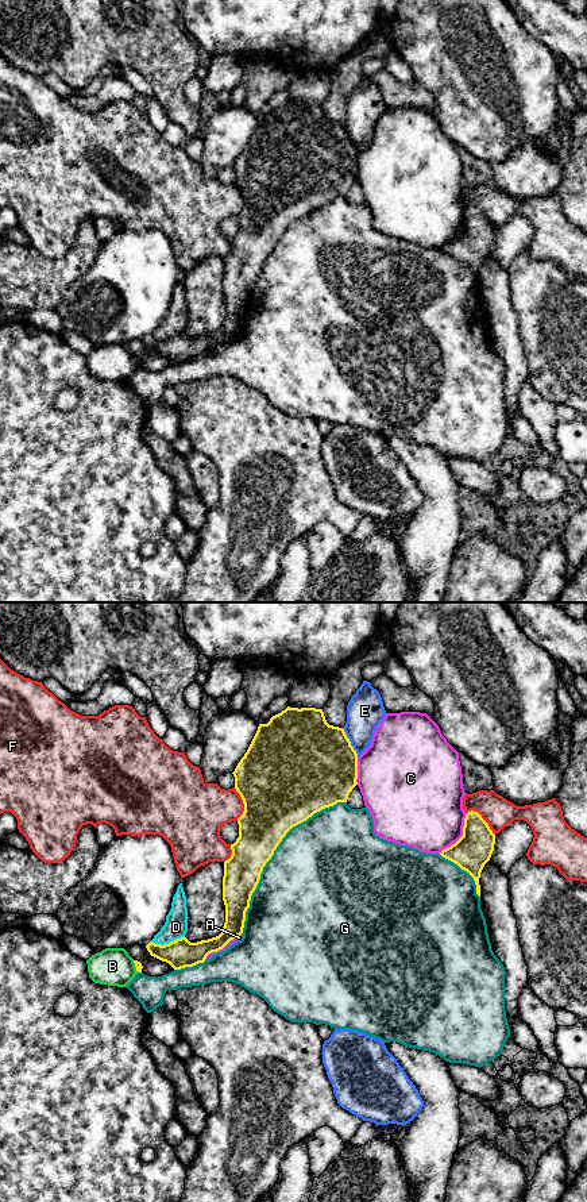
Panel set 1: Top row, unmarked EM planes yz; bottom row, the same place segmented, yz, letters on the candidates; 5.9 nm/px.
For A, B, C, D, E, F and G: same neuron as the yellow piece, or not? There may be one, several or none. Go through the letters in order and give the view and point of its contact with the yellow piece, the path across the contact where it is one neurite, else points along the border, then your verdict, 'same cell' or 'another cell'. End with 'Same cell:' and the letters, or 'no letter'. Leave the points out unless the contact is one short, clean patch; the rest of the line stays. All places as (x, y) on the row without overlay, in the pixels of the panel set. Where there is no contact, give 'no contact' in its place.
A: yz (221, 343) | along yz (240, 328), (204, 354) | another cell
B: yz (135, 361) | another cell
C: yz (462, 231) | another cell
D: yz (169, 338) | another cell
E: yz (350, 138) | another cell
F: yz (243, 197) | another cell
G: yz (273, 249) | another cell
Same cell: no letter

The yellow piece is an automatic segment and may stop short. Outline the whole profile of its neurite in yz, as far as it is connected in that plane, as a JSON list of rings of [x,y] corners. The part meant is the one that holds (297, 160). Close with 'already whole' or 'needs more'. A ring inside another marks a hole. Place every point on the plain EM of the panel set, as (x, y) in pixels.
[[[287,101],[267,119],[259,119],[232,169],[244,207],[237,213],[239,232],[231,239],[232,250],[224,257],[225,317],[221,328],[208,335],[190,338],[184,331],[165,340],[152,336],[146,340],[151,351],[169,358],[174,365],[204,358],[209,348],[223,344],[243,328],[246,307],[263,262],[293,221],[325,203],[347,197],[358,180],[358,149],[344,124],[327,117],[323,104]]] | already whole

